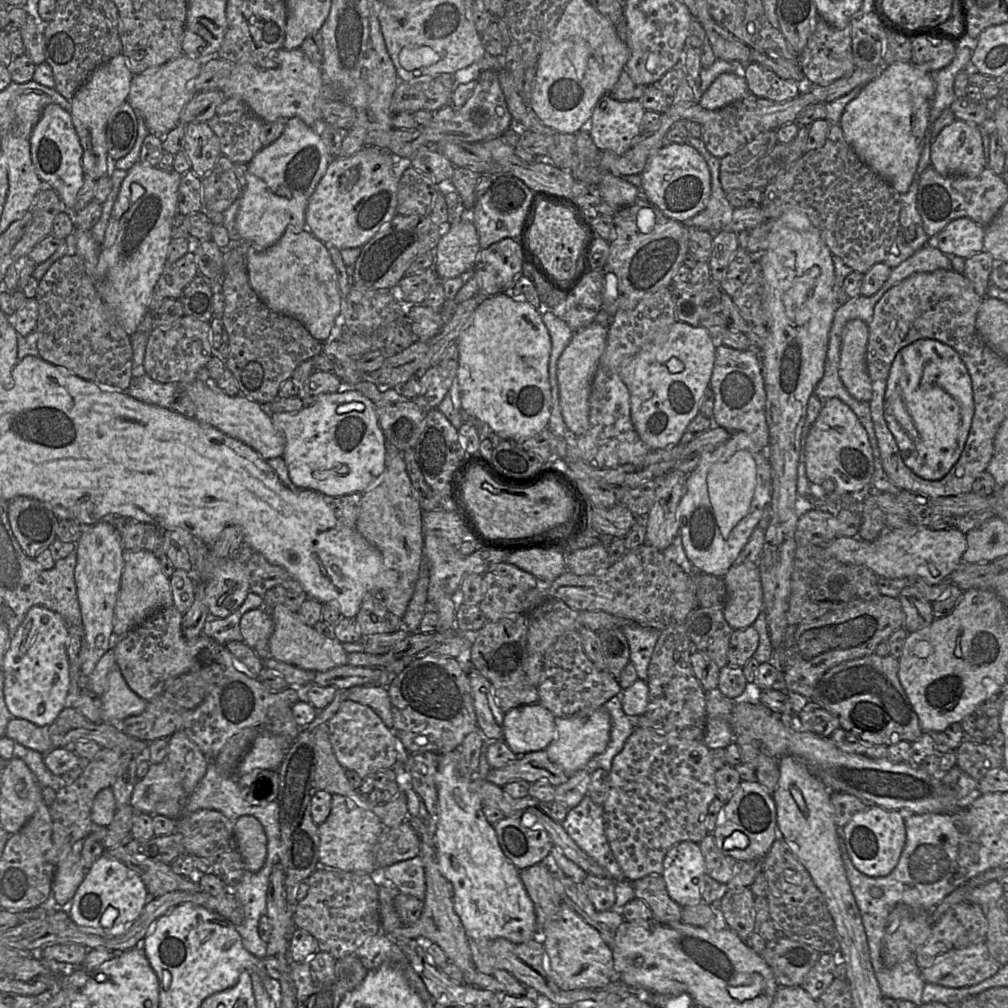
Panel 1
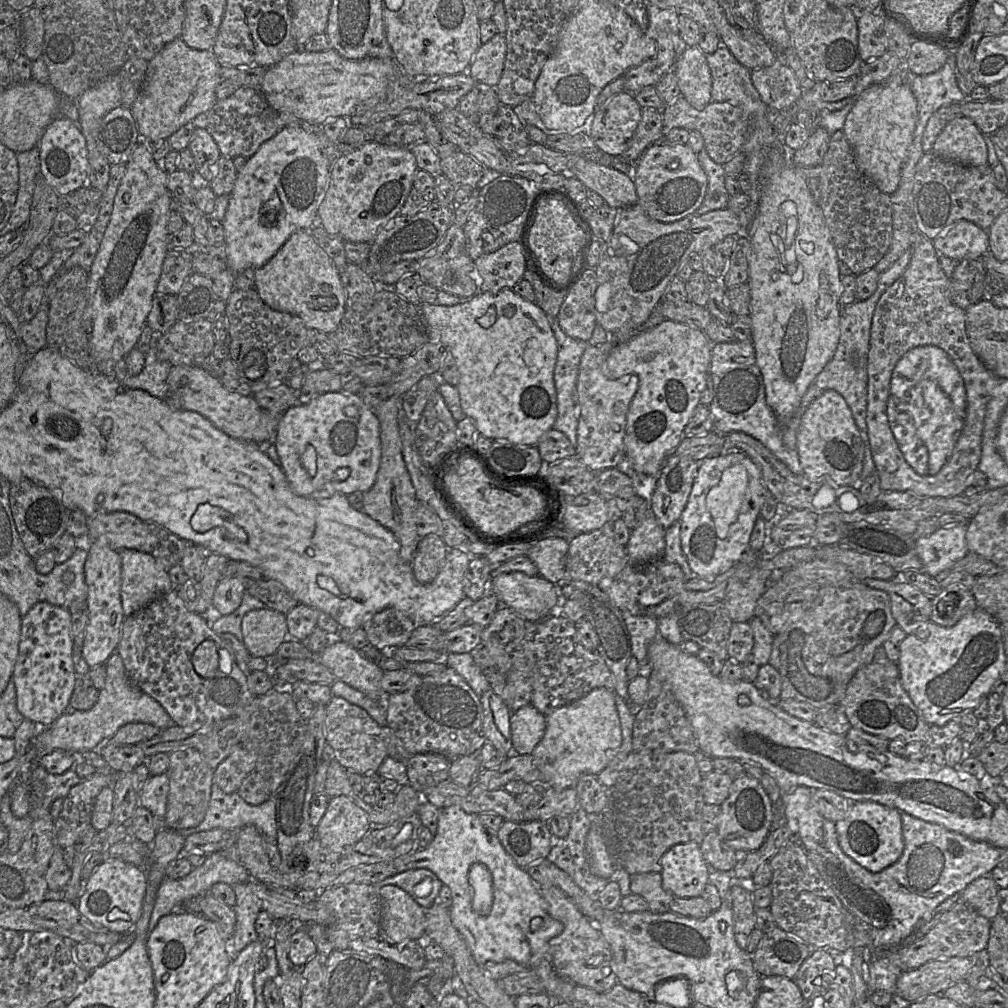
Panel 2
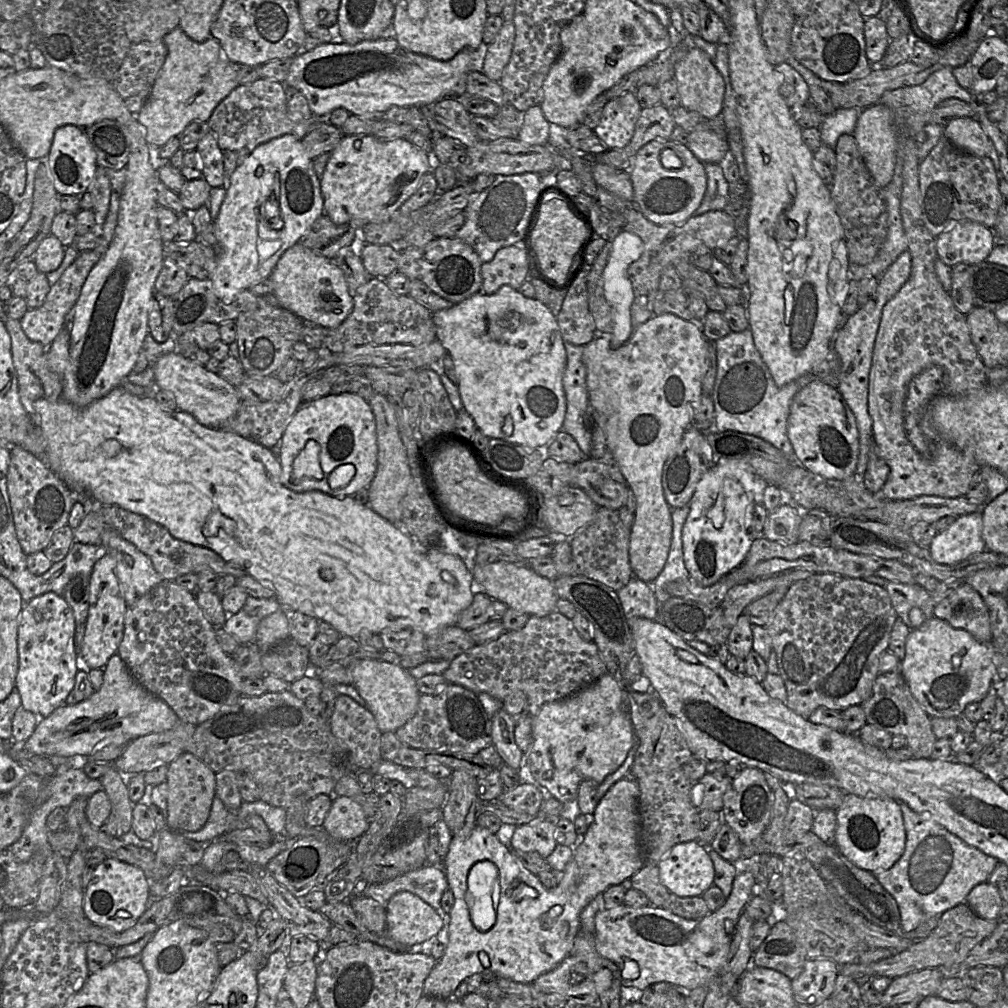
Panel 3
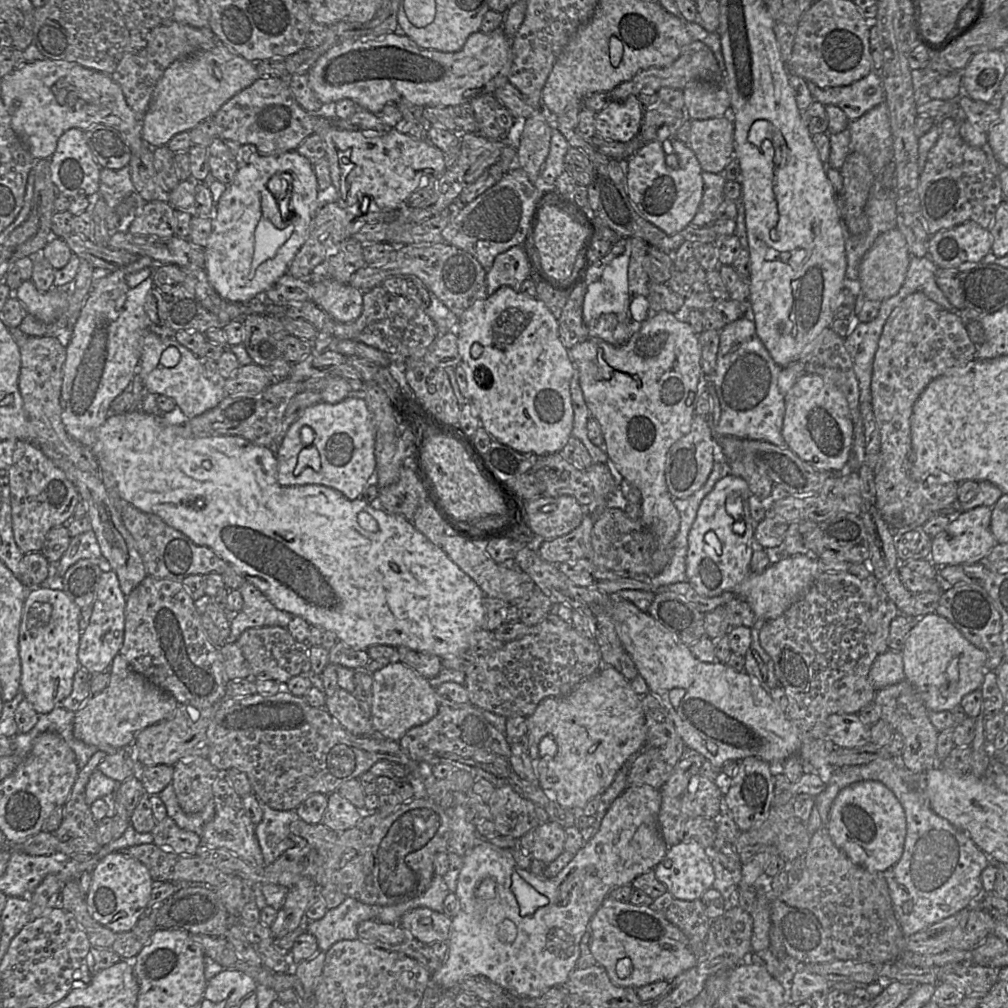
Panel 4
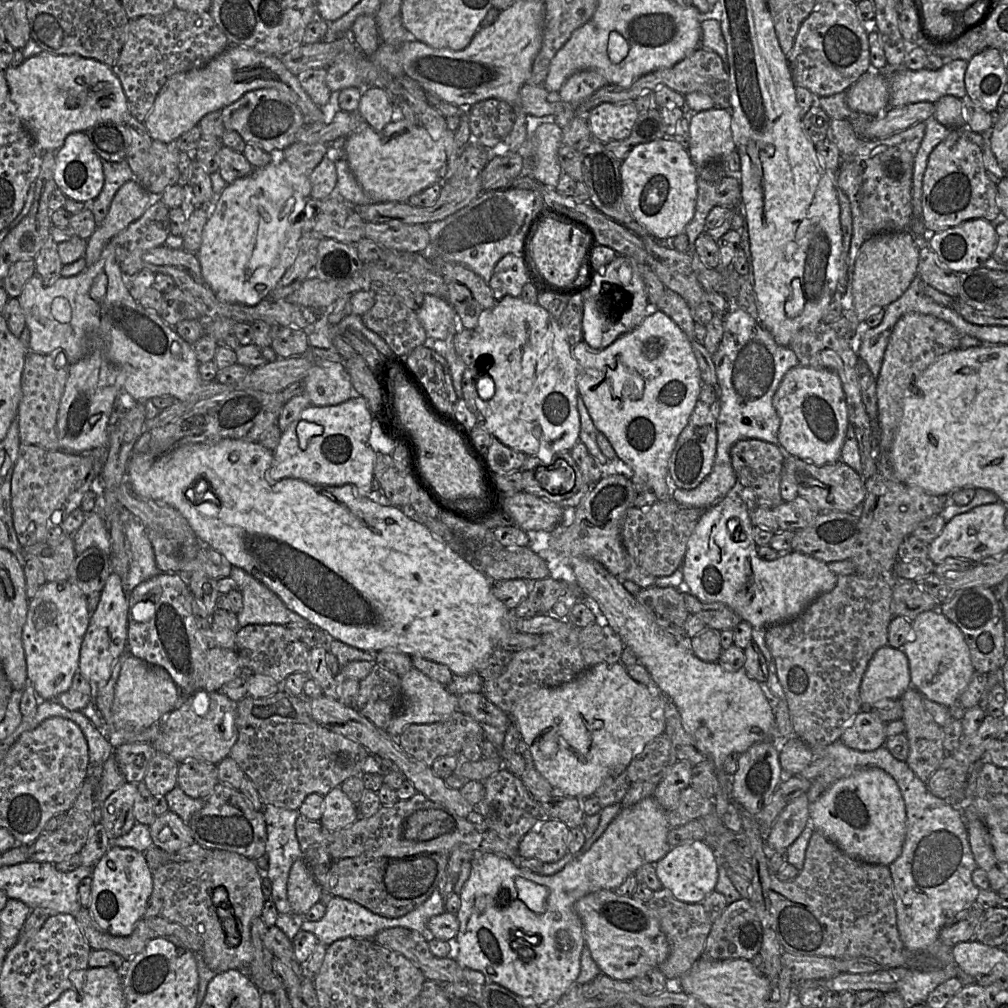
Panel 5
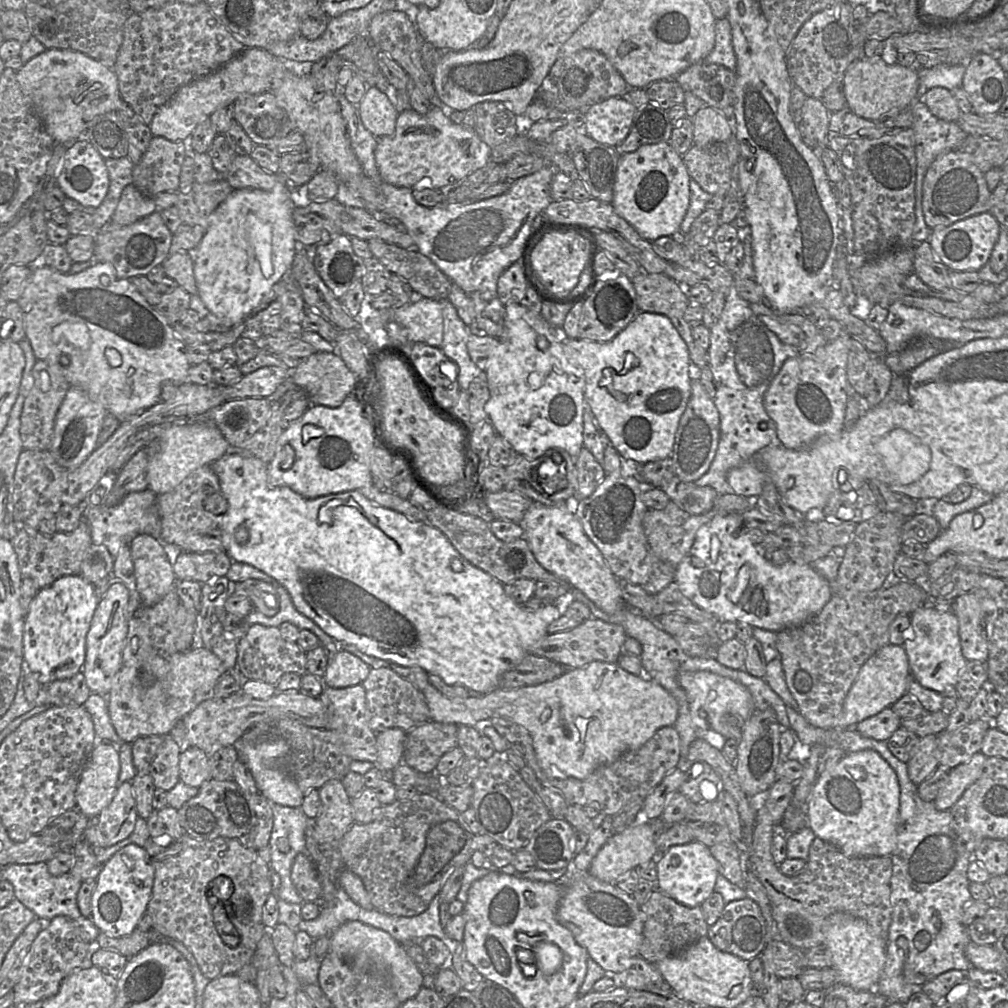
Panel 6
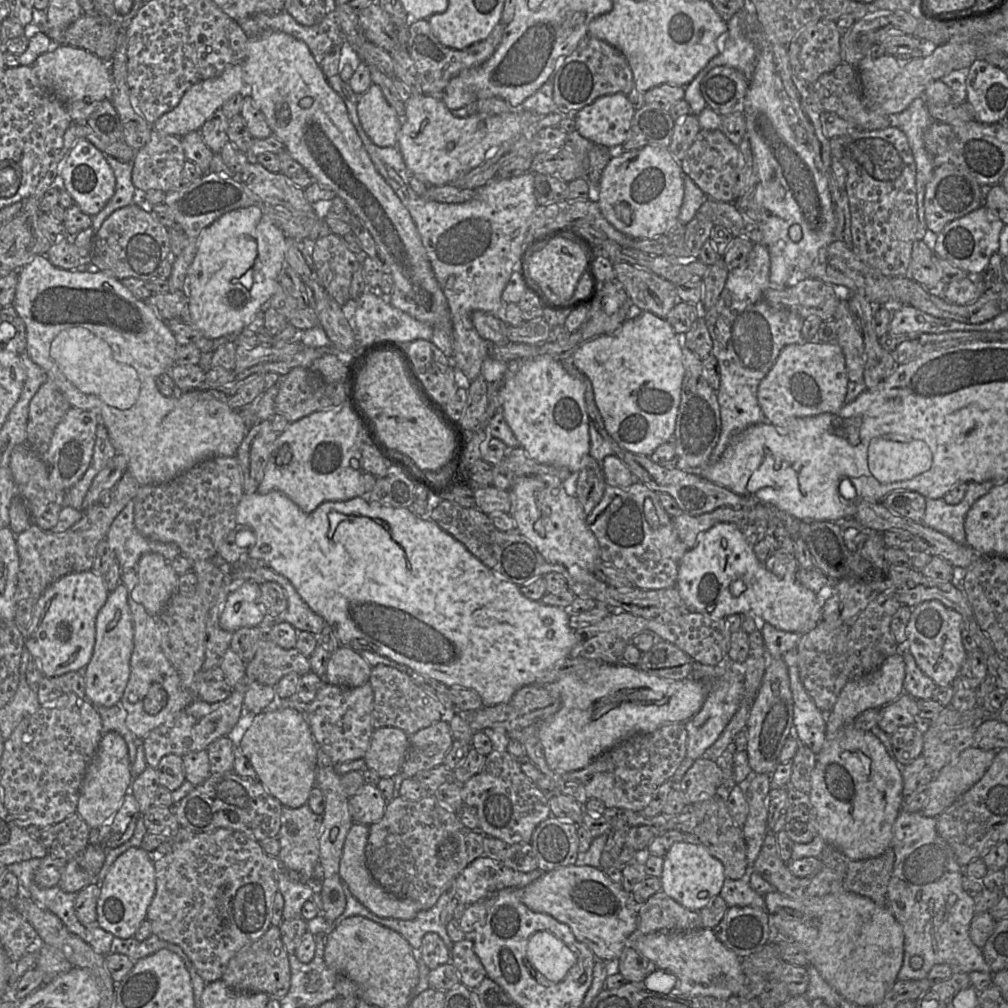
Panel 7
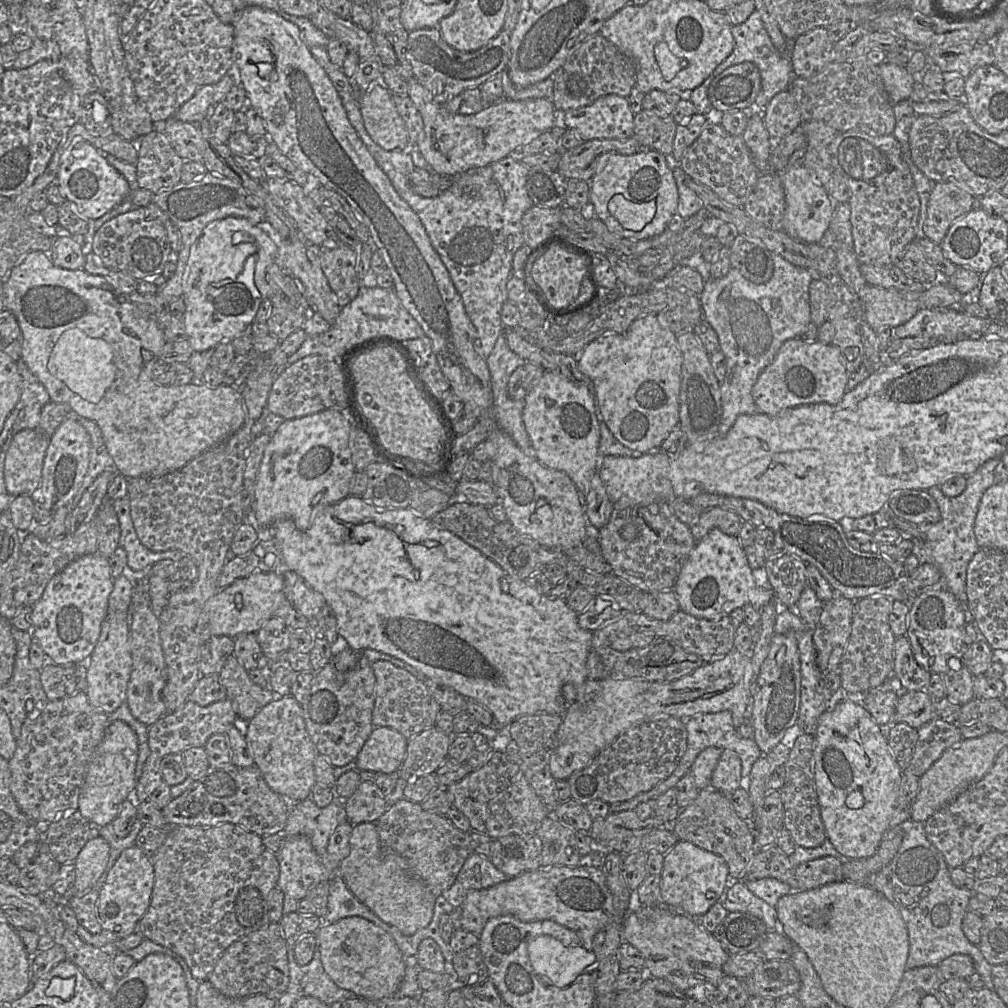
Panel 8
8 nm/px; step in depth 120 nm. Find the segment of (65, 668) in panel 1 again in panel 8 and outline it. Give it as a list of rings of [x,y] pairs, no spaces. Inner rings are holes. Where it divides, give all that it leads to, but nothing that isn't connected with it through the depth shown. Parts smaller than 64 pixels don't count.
[[[98,552],[79,557],[57,573],[47,584],[42,597],[33,606],[31,627],[28,632],[36,639],[48,657],[58,665],[81,663],[89,660],[97,645],[102,623],[107,615],[109,596],[114,588],[109,559]]]

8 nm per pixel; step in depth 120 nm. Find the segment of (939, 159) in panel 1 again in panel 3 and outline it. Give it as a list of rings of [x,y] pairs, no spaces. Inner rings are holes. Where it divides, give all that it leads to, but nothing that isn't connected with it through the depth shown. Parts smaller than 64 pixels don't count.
[[[955,117],[944,127],[944,136],[963,152],[988,157],[990,139],[975,118]]]

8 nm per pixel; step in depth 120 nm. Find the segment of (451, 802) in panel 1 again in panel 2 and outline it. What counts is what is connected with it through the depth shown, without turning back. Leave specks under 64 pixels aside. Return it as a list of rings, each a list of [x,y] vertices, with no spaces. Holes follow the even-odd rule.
[[[455,805],[439,810],[437,832],[426,848],[392,860],[360,865],[340,874],[309,873],[297,881],[296,890],[323,890],[348,883],[376,884],[407,870],[425,868],[450,888],[452,904],[449,912],[452,924],[465,939],[480,966],[488,961],[498,963],[505,960],[535,966],[549,958],[549,941],[560,935],[564,926],[549,915],[539,887],[525,868],[515,863],[500,843],[497,833],[487,829],[480,822],[479,815],[467,813]],[[475,863],[484,864],[492,876],[493,904],[487,915],[476,913],[472,907],[473,889],[468,881],[468,873]],[[534,918],[541,918],[542,925],[532,931],[530,924]]]

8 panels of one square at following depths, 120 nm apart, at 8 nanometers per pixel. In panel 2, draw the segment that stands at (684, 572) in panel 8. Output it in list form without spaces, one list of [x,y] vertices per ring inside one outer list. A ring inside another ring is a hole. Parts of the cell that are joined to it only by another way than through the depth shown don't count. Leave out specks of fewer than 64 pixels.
[[[729,452],[701,461],[679,519],[682,550],[696,576],[715,579],[741,560],[749,548],[766,491],[759,467],[743,452]]]

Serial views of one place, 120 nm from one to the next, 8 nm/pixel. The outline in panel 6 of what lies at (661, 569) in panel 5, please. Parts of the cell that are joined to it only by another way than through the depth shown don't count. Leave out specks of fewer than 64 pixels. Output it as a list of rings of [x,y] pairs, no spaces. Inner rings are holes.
[[[670,500],[664,509],[648,509],[643,516],[642,525],[652,552],[659,559],[676,567],[690,551],[698,529],[717,514],[726,514],[729,512],[736,511],[711,509],[700,515],[691,515]]]

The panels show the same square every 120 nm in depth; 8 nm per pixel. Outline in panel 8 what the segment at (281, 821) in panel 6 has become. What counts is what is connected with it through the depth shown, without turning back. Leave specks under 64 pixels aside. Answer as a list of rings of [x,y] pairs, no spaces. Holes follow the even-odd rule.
[[[307,797],[289,811],[282,835],[307,836],[316,853],[325,859],[330,836],[345,821],[348,818],[344,800],[335,798],[328,806],[320,808]]]

